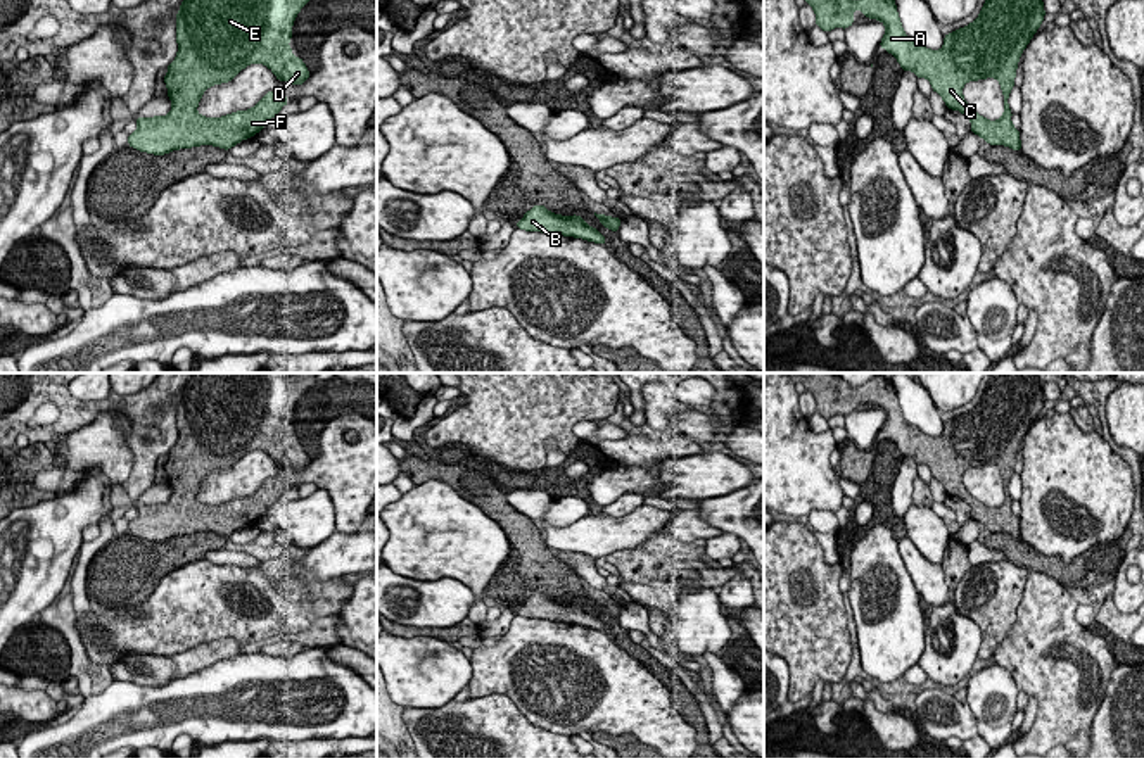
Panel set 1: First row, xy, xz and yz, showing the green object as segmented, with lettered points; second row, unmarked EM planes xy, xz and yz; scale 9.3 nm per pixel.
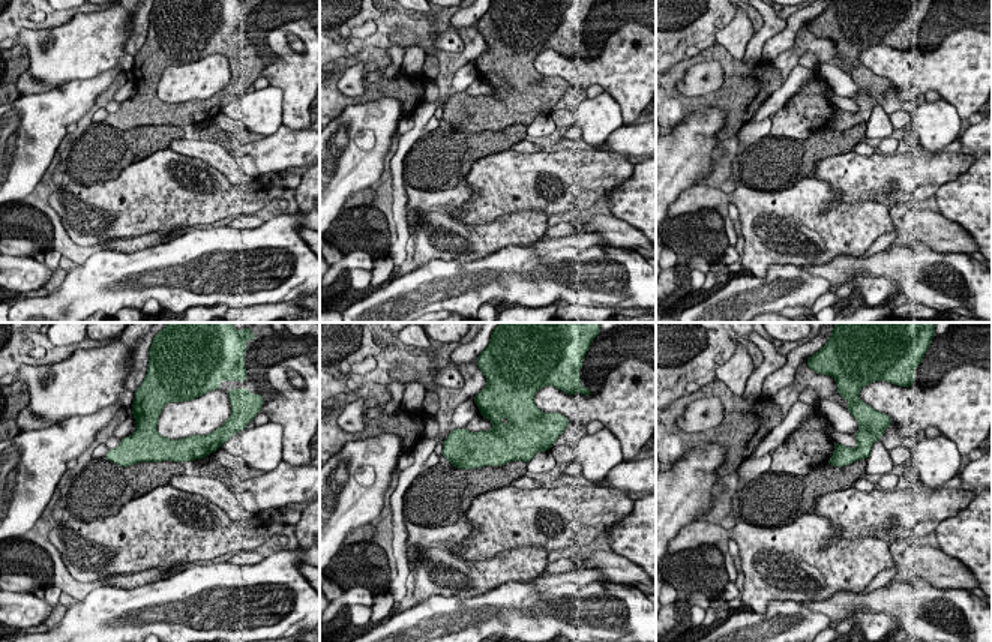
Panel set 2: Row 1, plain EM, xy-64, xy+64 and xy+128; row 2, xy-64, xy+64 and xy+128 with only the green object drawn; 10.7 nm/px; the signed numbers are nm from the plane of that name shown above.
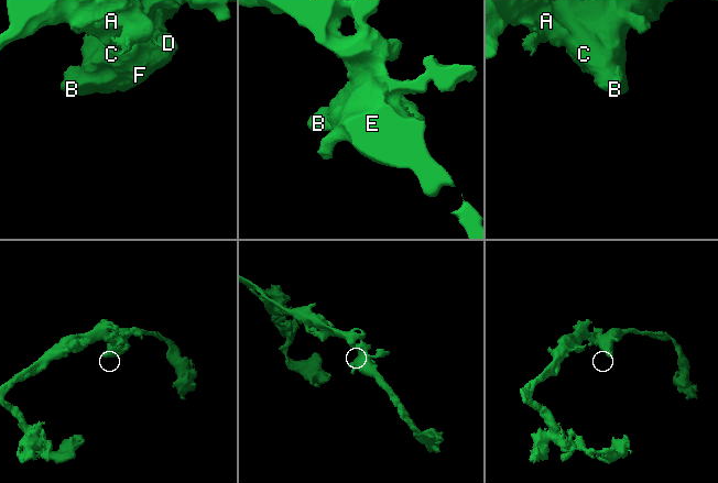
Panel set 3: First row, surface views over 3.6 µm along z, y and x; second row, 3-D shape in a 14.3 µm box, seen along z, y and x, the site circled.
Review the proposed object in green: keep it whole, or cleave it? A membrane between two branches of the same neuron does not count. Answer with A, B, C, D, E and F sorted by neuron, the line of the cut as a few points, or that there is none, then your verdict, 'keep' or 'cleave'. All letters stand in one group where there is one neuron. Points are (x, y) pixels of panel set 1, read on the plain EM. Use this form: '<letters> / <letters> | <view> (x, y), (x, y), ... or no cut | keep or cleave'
A B C D E F | no cut | keep

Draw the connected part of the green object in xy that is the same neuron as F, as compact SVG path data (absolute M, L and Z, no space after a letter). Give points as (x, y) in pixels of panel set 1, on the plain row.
M195 373L176 401L178 440L164 463L173 494L168 502L135 504L138 516L128 521L128 532L154 542L199 532L230 537L259 520L289 490L282 478L268 478L252 496L214 506L200 502L197 492L209 473L232 468L249 451L264 451L278 468L301 473L311 459L292 442L289 428L296 402L311 385L313 373Z

